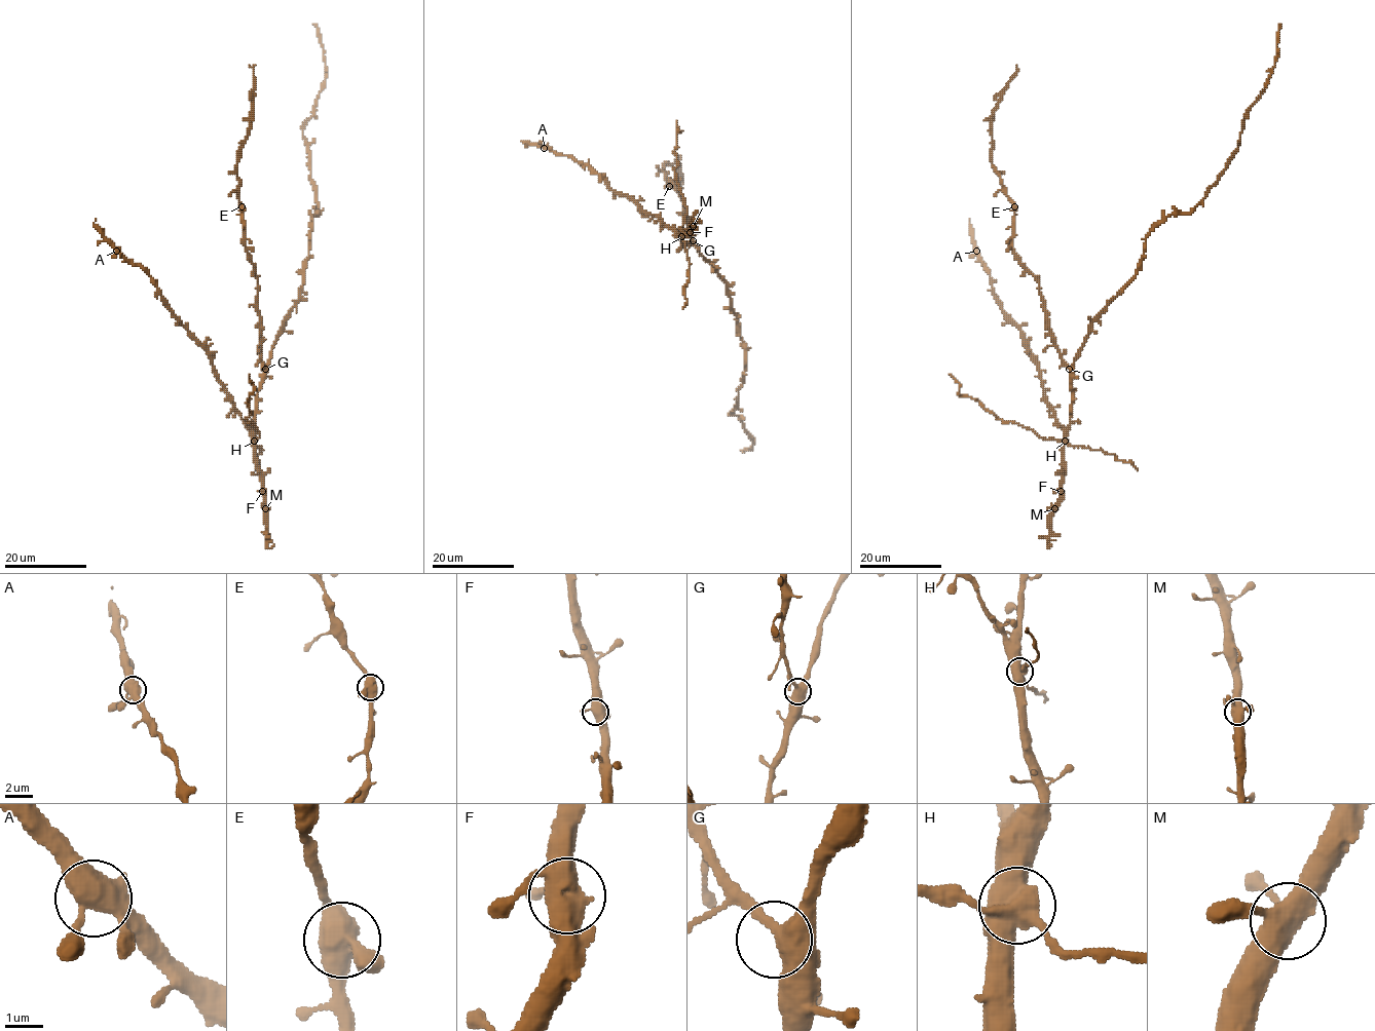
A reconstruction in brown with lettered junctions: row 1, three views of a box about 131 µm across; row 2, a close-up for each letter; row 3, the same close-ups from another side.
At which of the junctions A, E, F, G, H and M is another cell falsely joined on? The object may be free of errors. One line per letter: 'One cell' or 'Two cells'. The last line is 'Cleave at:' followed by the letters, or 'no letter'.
A: One cell
E: One cell
F: One cell
G: One cell
H: Two cells
M: One cell
Cleave at: H

